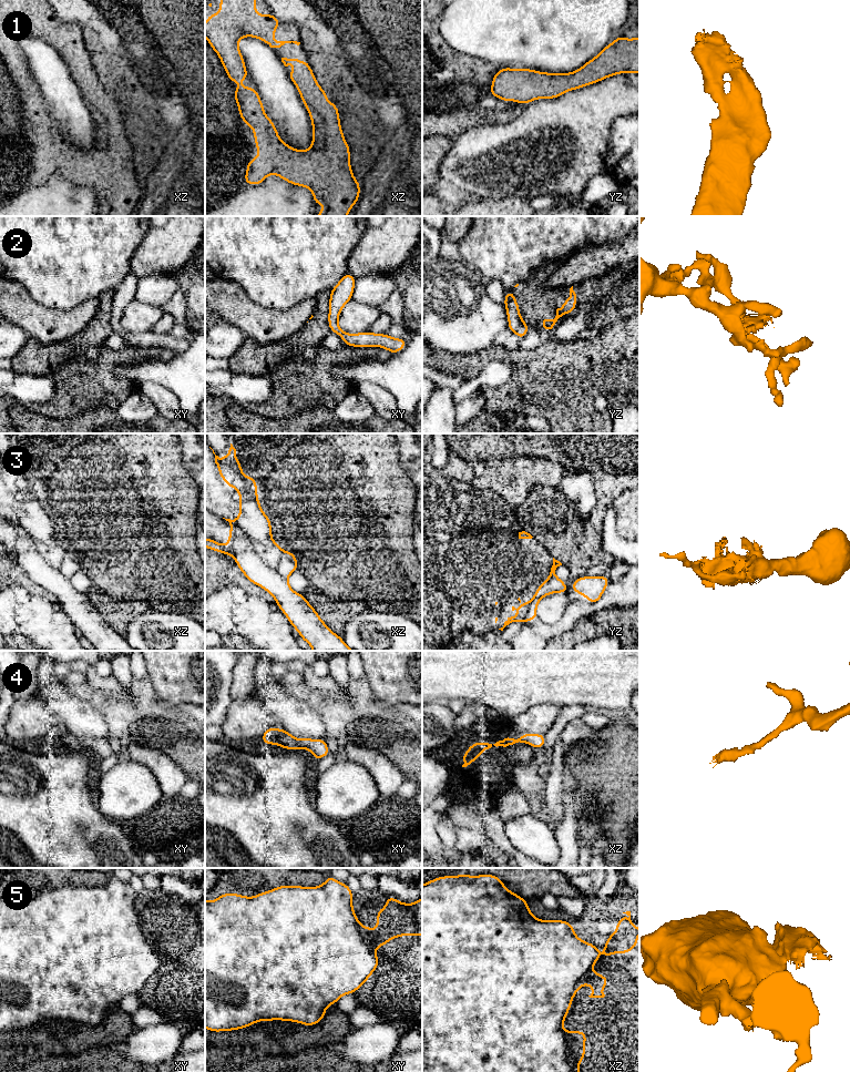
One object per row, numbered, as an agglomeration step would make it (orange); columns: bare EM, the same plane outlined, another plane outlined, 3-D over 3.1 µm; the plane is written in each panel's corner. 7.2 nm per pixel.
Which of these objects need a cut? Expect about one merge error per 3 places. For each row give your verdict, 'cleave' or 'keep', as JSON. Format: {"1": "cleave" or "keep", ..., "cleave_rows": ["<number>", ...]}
{"1": "keep", "2": "cleave", "3": "keep", "4": "keep", "5": "cleave", "cleave_rows": ["2", "5"]}

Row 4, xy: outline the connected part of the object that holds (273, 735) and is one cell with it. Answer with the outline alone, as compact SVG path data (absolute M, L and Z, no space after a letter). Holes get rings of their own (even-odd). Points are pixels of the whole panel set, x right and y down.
M268 727L262 735L263 745L278 745L284 749L308 749L314 755L314 760L317 762L330 754L327 746L327 741L322 738L301 738L297 739L286 729L277 727Z

